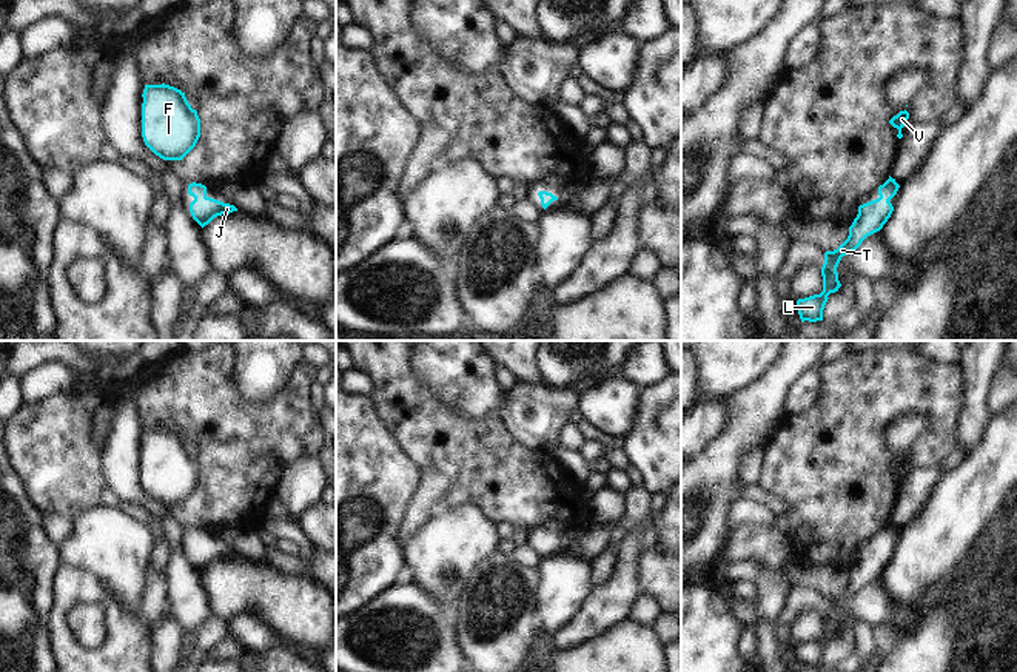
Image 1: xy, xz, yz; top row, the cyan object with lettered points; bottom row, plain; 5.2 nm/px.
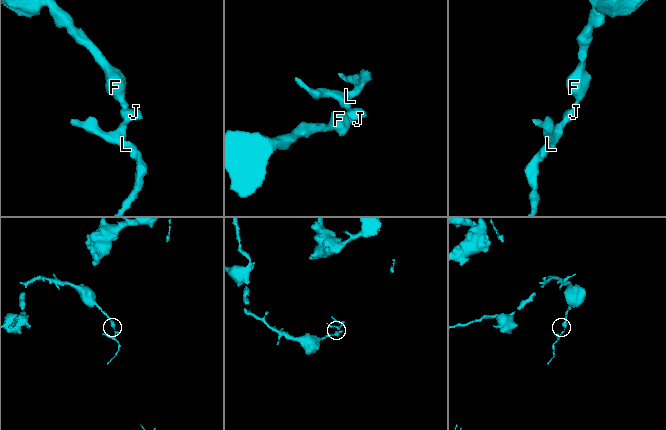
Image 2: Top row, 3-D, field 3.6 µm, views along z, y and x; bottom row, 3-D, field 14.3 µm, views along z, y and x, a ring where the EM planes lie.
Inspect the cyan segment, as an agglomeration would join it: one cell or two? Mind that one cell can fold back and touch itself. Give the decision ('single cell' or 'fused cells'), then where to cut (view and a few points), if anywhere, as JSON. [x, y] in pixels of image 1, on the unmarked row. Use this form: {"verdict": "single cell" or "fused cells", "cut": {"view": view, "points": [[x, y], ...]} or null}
{"verdict": "single cell", "cut": null}

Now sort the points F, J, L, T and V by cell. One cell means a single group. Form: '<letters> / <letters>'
F J L T V

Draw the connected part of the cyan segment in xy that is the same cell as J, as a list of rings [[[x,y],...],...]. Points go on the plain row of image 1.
[[[190,529],[188,539],[194,543],[194,546],[190,549],[190,558],[202,573],[217,561],[237,556],[234,550],[208,543],[206,532],[202,529]]]

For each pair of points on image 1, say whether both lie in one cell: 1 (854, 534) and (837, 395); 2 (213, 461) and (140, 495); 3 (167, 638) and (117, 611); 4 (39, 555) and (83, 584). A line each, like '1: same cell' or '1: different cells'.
1: same cell
2: different cells
3: different cells
4: different cells

